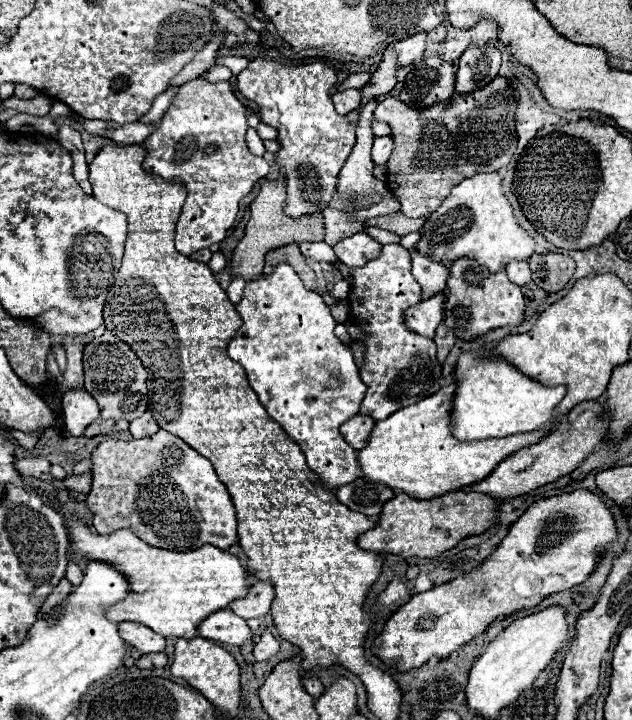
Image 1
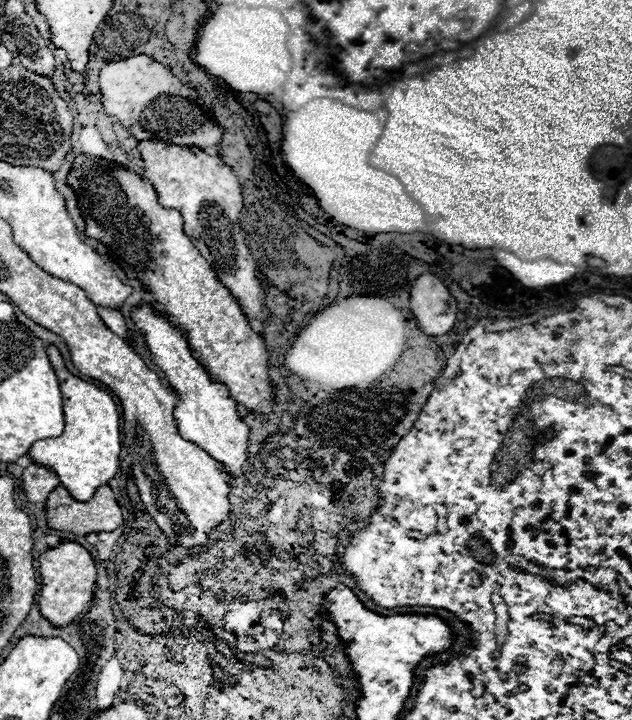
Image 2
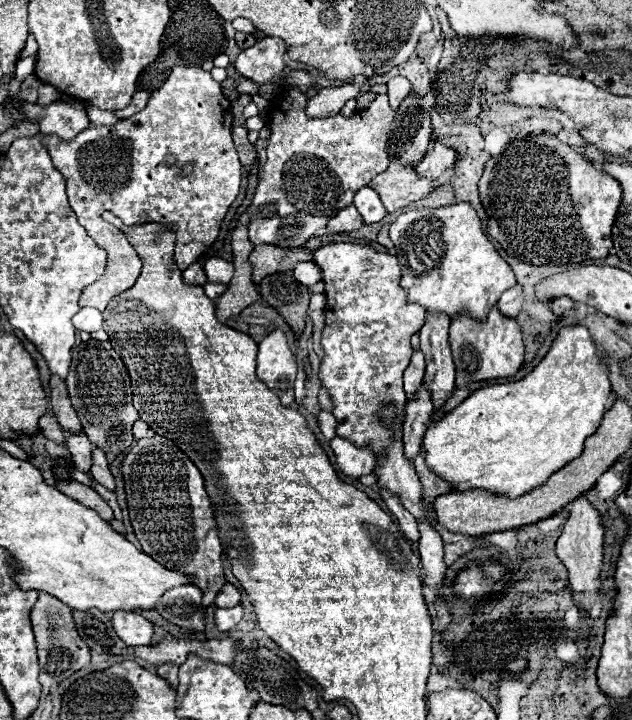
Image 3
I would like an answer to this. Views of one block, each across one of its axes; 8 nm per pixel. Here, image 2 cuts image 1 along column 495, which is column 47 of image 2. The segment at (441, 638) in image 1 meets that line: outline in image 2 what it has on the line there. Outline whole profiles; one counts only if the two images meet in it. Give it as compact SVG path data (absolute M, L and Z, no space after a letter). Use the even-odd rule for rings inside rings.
M62 542L58 548L46 550L40 558L40 574L42 574L42 590L40 590L40 612L54 626L68 626L78 614L90 610L94 588L96 588L96 566L86 548L76 542Z

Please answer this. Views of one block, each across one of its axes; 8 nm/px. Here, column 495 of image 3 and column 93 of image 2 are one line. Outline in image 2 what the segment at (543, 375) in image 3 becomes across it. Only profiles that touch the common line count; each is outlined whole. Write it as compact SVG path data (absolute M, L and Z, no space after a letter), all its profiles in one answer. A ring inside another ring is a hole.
M48 346L46 350L50 364L54 366L54 372L60 380L66 428L60 438L46 438L32 444L26 456L38 466L48 466L48 470L52 470L60 478L60 484L68 490L72 498L76 498L78 502L86 502L100 486L108 484L108 480L114 478L114 474L118 472L118 454L122 448L118 430L120 416L114 400L104 390L68 372L56 346Z

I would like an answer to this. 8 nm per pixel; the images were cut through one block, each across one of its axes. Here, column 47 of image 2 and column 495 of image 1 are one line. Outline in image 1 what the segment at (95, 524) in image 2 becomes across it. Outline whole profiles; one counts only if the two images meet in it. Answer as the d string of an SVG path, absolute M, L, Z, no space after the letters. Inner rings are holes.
M448 492L430 500L418 500L408 494L398 494L382 506L378 524L372 530L360 534L356 544L376 554L434 558L440 556L444 550L454 548L462 538L480 534L486 528L494 526L498 522L498 506L498 500L478 492Z

